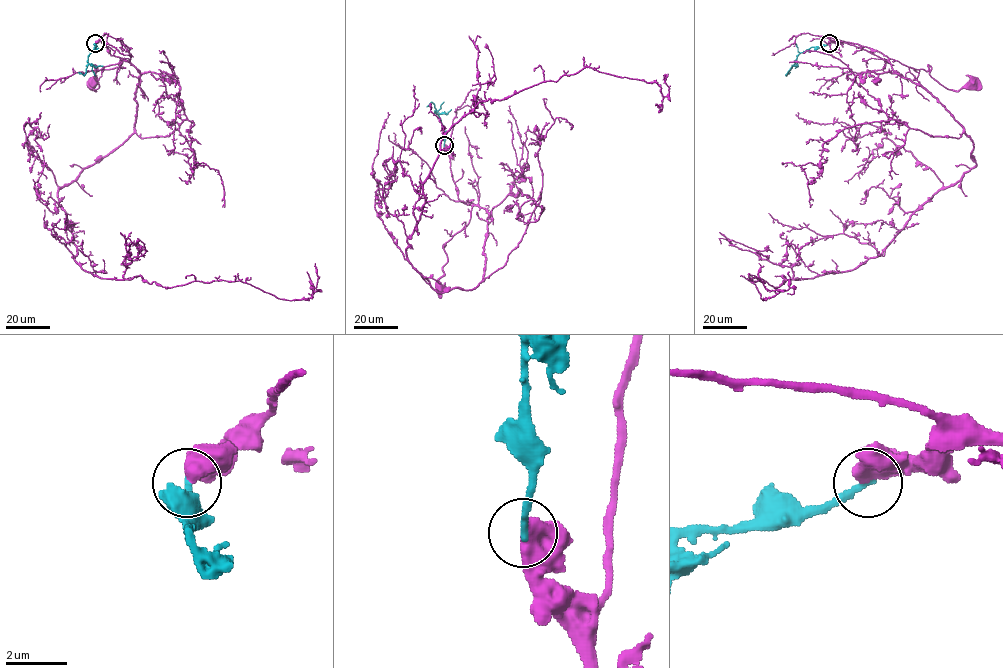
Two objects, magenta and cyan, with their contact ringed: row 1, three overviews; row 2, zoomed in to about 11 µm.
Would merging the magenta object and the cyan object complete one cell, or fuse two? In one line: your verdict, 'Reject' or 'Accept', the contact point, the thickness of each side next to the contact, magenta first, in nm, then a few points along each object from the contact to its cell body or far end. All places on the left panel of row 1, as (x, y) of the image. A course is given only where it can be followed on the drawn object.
Accept. Place: (95, 43). Thickness 600 nm (magenta) against 240 nm. Course of magenta: (95, 43), (101, 41), (113, 56), (123, 59), (118, 67), (96, 71), (95, 91), (89, 86), (91, 84). Course of cyan: (95, 43), (88, 57), (86, 73), (78, 72)

